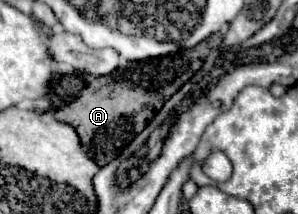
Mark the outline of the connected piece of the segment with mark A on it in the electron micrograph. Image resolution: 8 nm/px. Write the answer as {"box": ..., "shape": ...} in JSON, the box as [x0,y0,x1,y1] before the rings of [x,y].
{"box":[56,34,222,166],"shape":[[[212,34],[194,48],[180,50],[162,58],[132,62],[128,68],[120,68],[114,74],[98,76],[86,84],[86,88],[74,102],[58,110],[56,116],[58,120],[76,126],[76,132],[80,134],[84,148],[88,148],[92,158],[96,158],[96,162],[104,166],[120,154],[122,142],[124,146],[128,146],[134,140],[134,136],[146,128],[146,124],[156,116],[164,102],[172,94],[176,94],[202,68],[206,56],[220,44],[222,36]]]}

